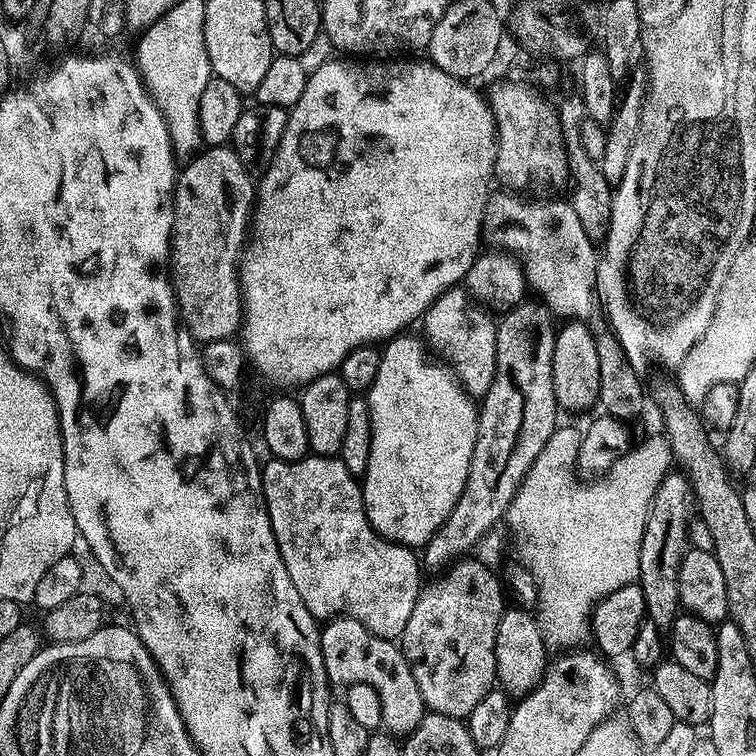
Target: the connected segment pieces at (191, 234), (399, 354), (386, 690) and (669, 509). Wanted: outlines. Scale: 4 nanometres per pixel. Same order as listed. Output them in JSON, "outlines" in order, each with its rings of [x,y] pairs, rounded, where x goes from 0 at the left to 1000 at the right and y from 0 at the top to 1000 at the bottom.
{"outlines":[[[[275,193],[254,206],[254,209],[237,224],[233,235],[233,299],[228,312],[228,331],[225,335],[225,368],[233,382],[233,397],[242,427],[247,431],[255,446],[265,452],[308,448],[308,446],[319,438],[325,422],[324,390],[320,385],[320,360],[315,353],[315,344],[312,349],[312,323],[307,319],[307,300],[311,299],[312,291],[323,291],[327,286],[329,290],[329,287],[335,284],[336,271],[341,265],[341,243],[337,237],[333,239],[333,231],[335,229],[331,224],[320,214],[320,209],[315,209],[311,196],[306,193]]],[[[540,443],[521,444],[507,456],[500,495],[484,519],[492,583],[489,611],[479,631],[479,649],[481,673],[500,708],[522,720],[560,722],[587,694],[616,643],[622,606],[632,579],[635,546],[631,530],[620,522],[598,487],[586,480],[571,481],[562,451]]],[[[450,812],[423,831],[423,858],[431,892],[440,906],[484,902],[484,907],[500,913],[500,923],[505,923],[505,959],[515,970],[538,971],[550,964],[563,946],[558,913],[553,913],[542,876],[524,847],[505,844],[466,815]]],[[[889,622],[873,639],[861,667],[857,668],[854,701],[849,706],[849,717],[844,726],[847,734],[844,771],[854,791],[856,819],[874,833],[888,832],[902,804],[897,770],[905,735],[913,724],[913,694],[918,688],[915,655],[914,639],[898,623]]]]}

